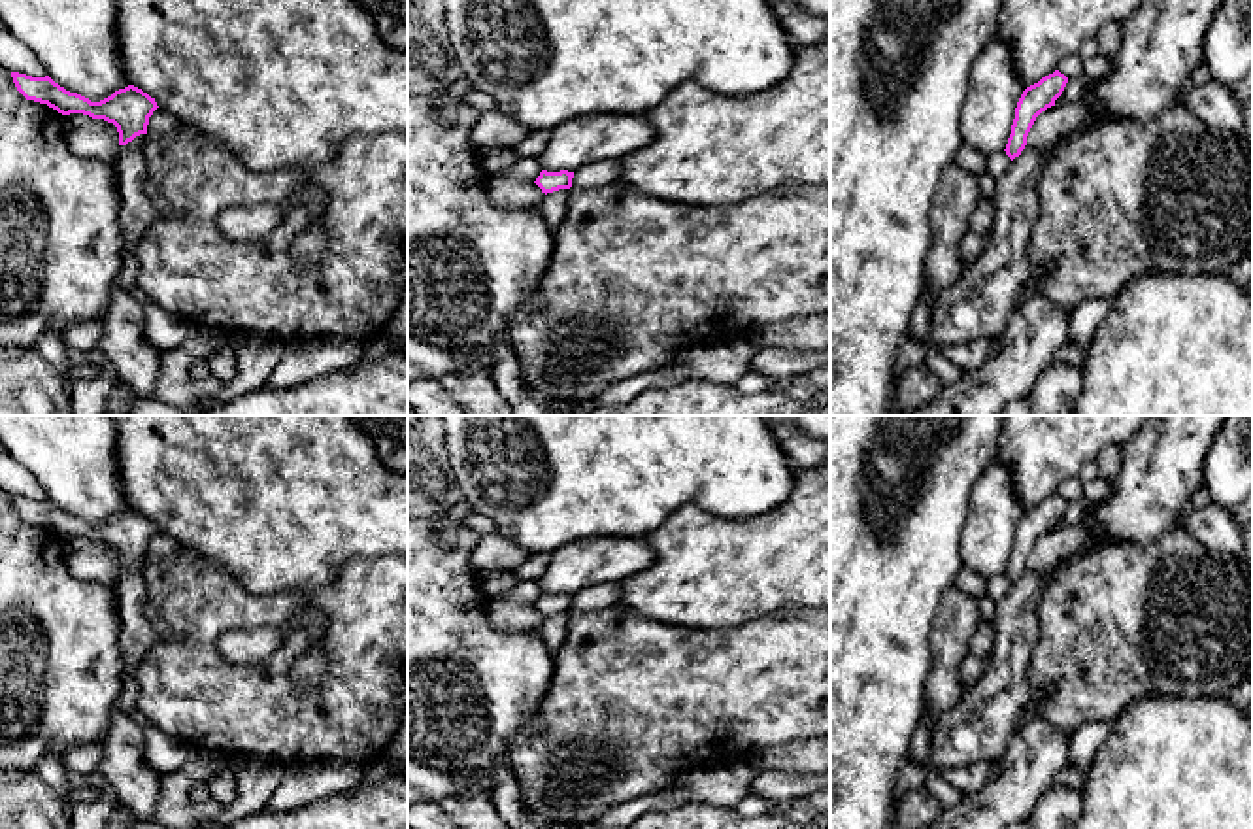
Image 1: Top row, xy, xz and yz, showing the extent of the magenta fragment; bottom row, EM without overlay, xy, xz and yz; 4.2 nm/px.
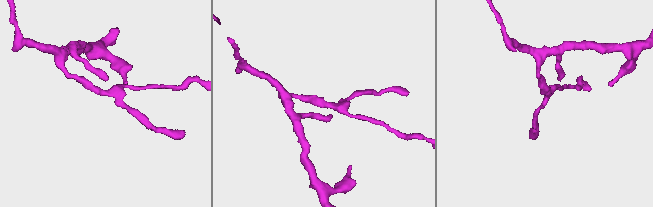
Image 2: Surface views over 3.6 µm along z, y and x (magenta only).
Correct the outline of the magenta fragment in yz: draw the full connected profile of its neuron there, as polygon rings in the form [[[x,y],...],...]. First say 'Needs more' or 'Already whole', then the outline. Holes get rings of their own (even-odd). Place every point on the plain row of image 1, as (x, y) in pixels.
Already whole. [[[1055,493],[1042,500],[1038,506],[1027,510],[1017,525],[1011,557],[1006,567],[1006,578],[1013,584],[1027,568],[1027,559],[1036,540],[1047,531],[1055,529],[1055,523],[1062,517],[1068,500]]]

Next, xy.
Already whole. [[[11,495],[11,500],[17,514],[26,523],[47,527],[62,538],[83,536],[92,542],[113,546],[119,555],[119,568],[126,568],[136,559],[147,557],[149,540],[159,531],[155,521],[134,508],[119,512],[100,525],[91,525],[77,516],[66,514],[49,499],[32,500]]]

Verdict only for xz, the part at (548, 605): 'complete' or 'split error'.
complete

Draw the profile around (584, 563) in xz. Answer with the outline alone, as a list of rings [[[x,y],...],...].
[[[645,536],[576,540],[549,553],[547,570],[538,584],[547,595],[576,595],[593,585],[636,576],[653,563],[655,551]]]

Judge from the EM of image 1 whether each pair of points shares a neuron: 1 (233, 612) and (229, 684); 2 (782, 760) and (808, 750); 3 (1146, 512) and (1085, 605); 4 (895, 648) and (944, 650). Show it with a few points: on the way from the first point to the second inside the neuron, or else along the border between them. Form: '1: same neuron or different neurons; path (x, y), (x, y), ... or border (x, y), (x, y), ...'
1: same neuron; path (216, 629), (210, 635), (212, 667)
2: same neuron; path (787, 758), (802, 756)
3: different neurons; border (1170, 529), (1148, 544), (1087, 544)
4: different neurons; border (940, 607), (931, 633), (931, 675), (923, 693)

